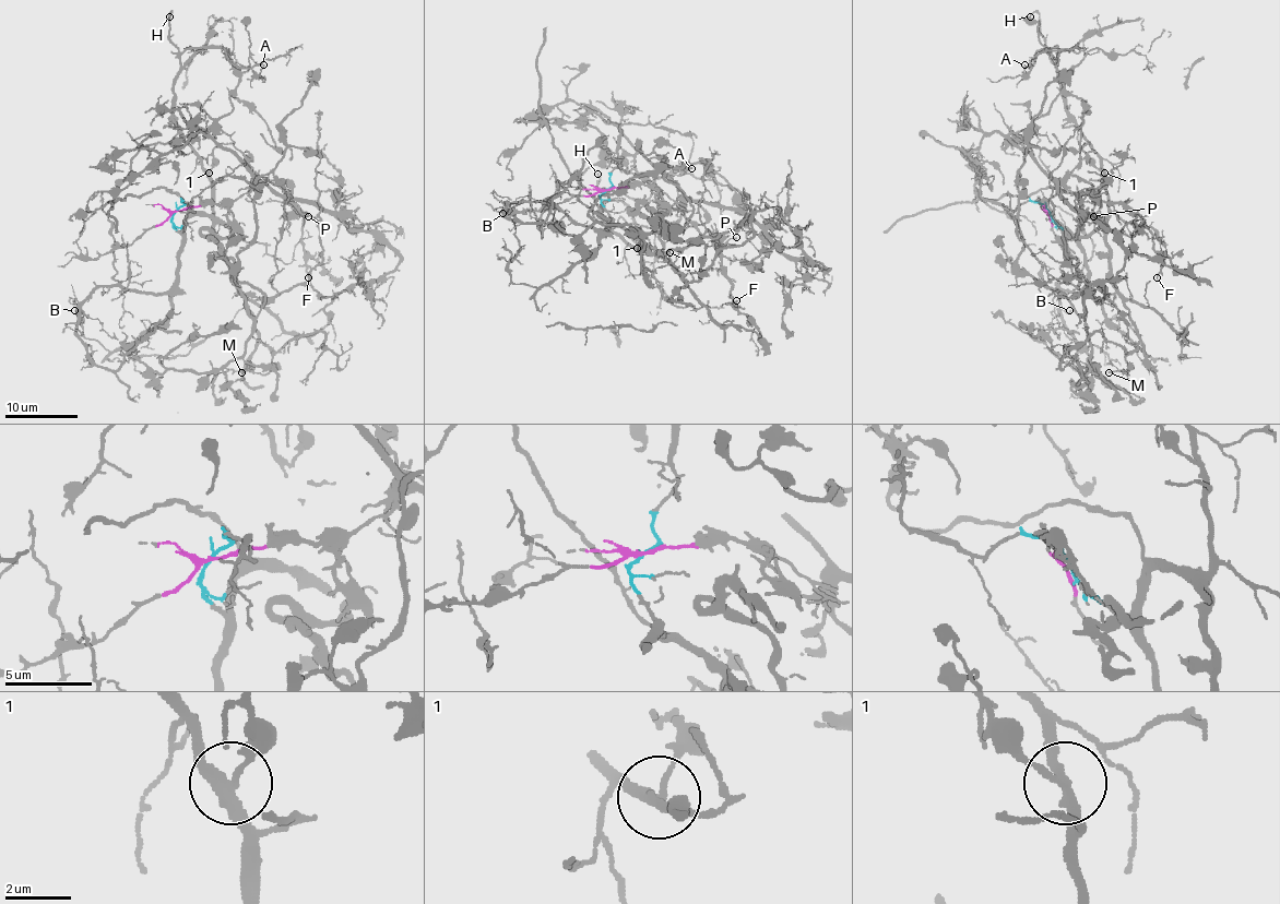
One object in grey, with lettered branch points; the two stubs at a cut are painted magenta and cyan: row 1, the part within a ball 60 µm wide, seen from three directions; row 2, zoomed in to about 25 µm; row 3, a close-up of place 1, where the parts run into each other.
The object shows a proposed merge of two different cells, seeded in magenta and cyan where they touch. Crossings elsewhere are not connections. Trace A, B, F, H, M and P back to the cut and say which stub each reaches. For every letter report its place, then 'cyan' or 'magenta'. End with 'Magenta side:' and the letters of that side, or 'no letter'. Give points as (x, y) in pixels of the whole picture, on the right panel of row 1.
A: (1024, 64) | cyan
B: (1069, 310) | cyan
F: (1157, 277) | magenta
H: (1030, 16) | cyan
M: (1109, 372) | cyan
P: (1093, 216) | magenta
Magenta side: F, P

